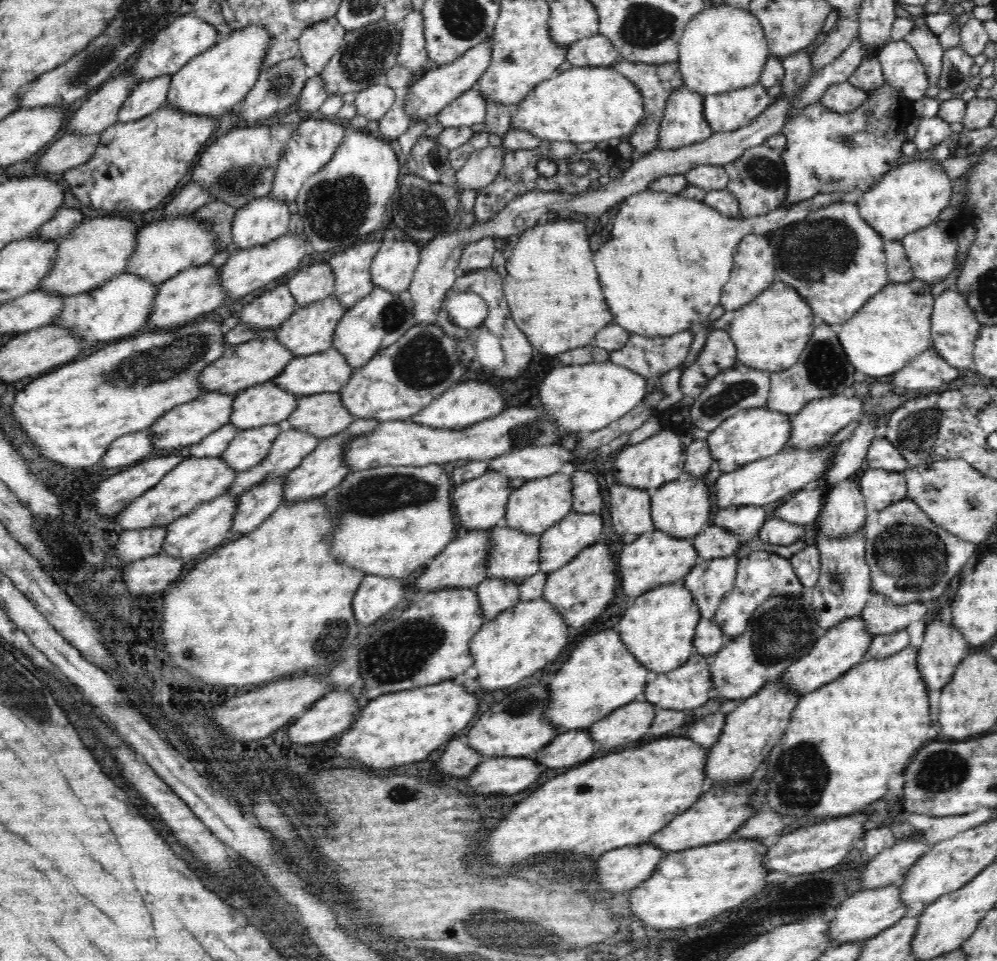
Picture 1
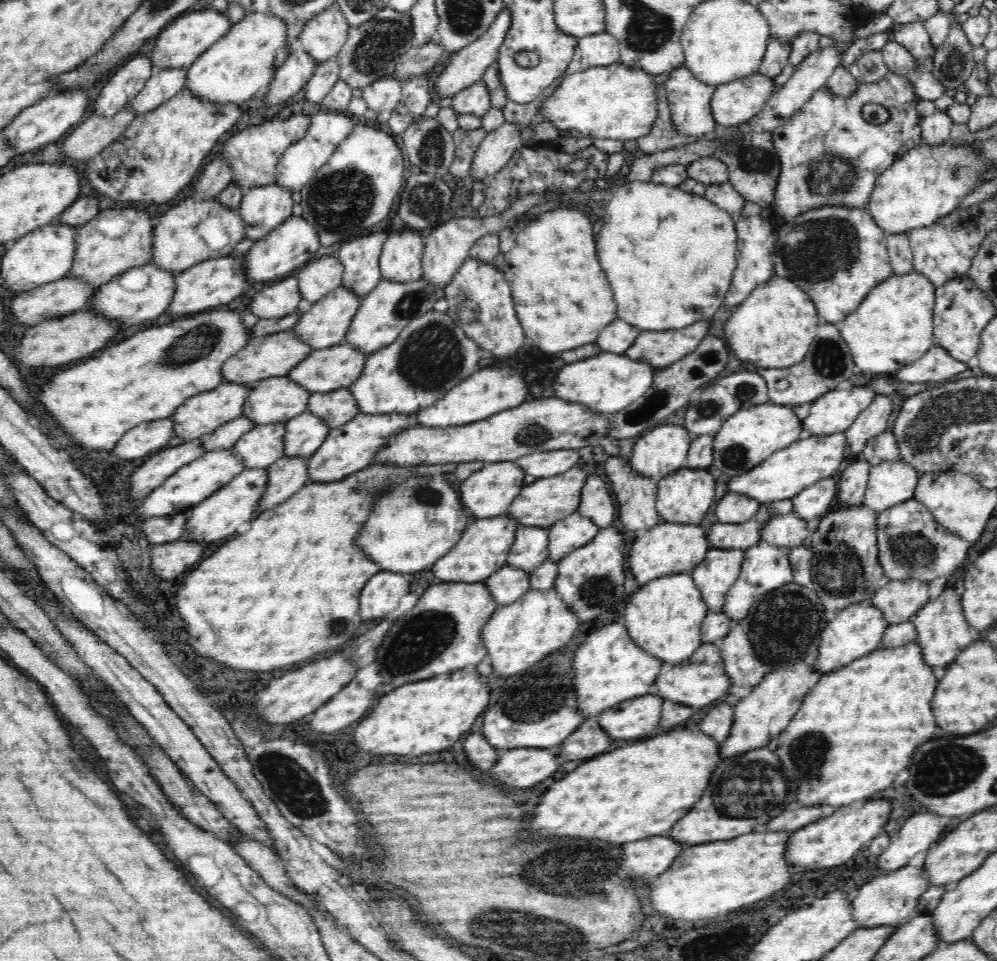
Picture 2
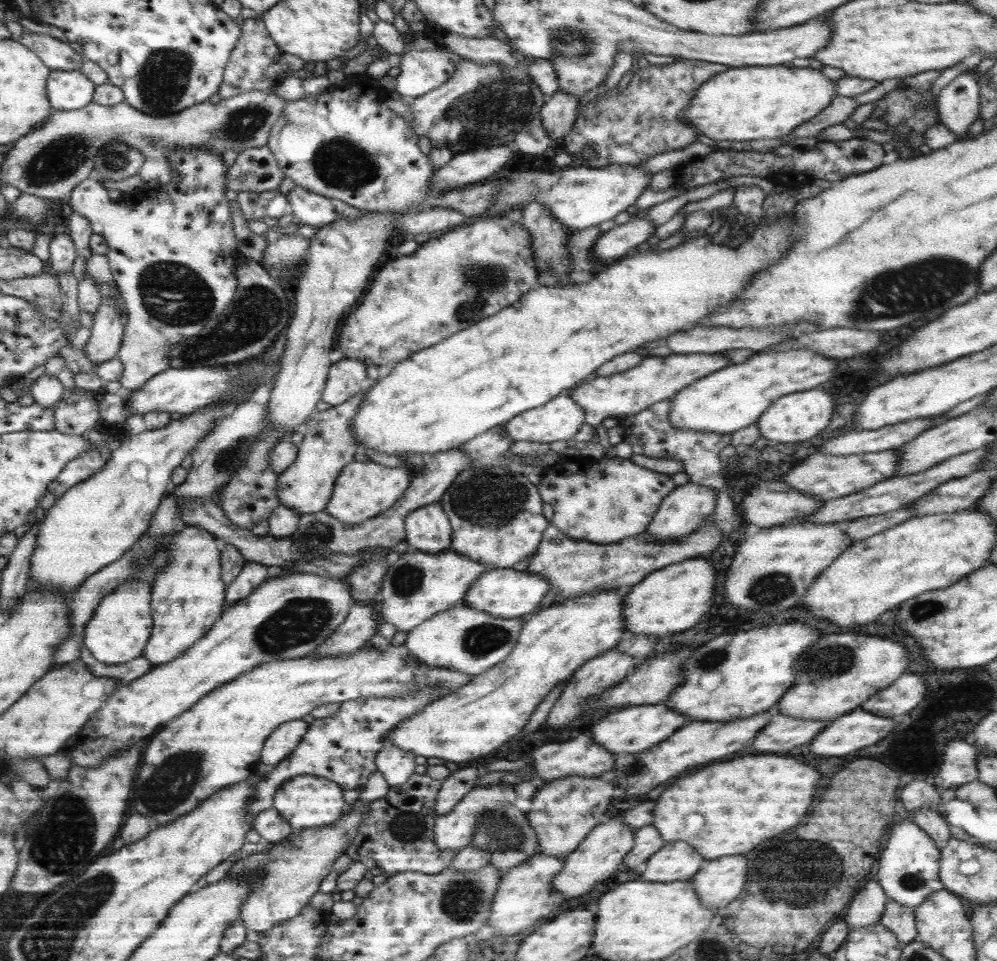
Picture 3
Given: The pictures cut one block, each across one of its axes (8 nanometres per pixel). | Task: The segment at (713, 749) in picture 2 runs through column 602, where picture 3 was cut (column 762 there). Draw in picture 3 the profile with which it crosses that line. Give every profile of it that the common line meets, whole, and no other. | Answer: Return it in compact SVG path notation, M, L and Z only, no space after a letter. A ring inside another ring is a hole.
M749 754L725 764L707 764L695 774L681 776L679 786L675 778L665 794L659 794L651 810L650 826L661 834L662 844L683 840L705 860L745 854L757 842L797 826L809 810L819 778L821 774L805 762L773 754ZM689 814L699 814L705 822L695 826L695 832L687 830L685 818Z

